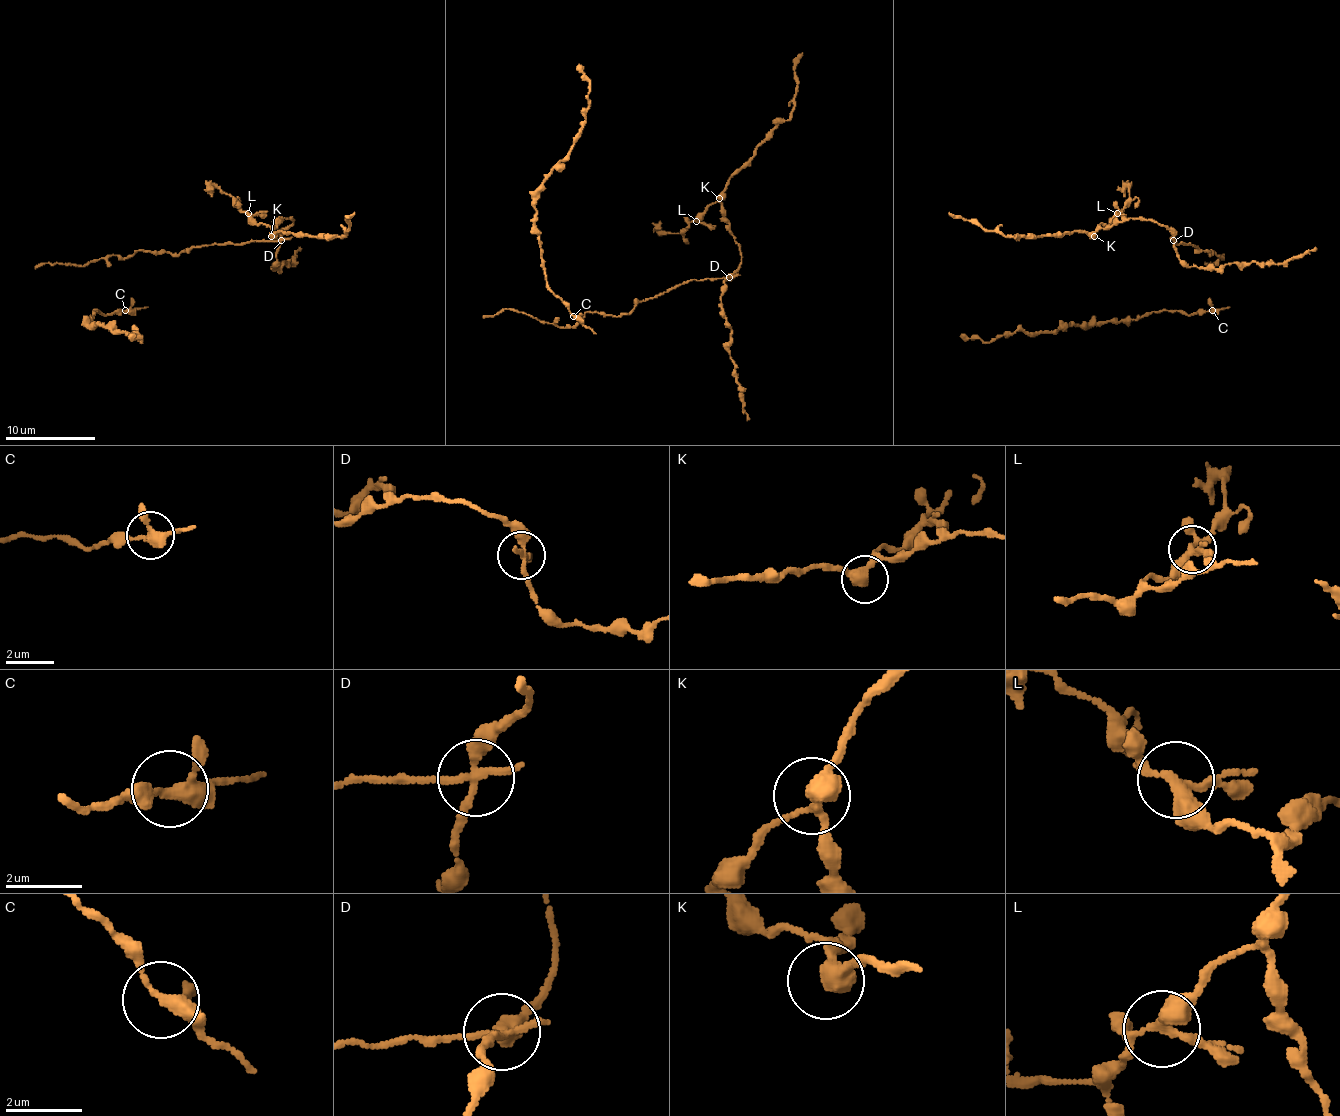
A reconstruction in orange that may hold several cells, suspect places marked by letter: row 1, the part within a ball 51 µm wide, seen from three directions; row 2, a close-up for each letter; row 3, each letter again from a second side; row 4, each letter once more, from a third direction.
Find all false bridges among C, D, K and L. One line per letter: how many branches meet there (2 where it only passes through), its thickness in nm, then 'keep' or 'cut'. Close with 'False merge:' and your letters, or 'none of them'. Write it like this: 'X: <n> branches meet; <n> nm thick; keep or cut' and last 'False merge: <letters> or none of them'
C: 3 branches meet; 280 nm thick; keep
D: 3 branches meet; 240 nm thick; cut
K: 3 branches meet; 340 nm thick; keep
L: 4 branches meet; 280 nm thick; cut
False merge: D, L

